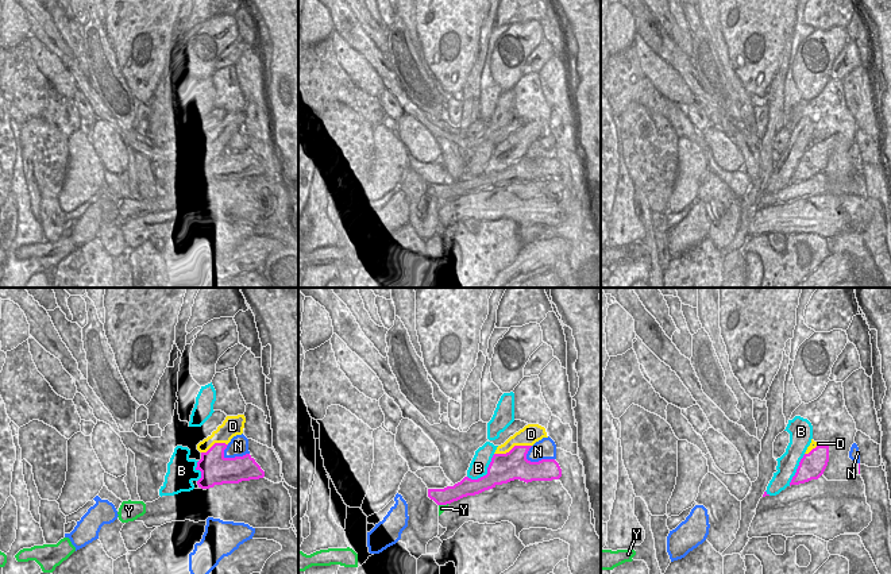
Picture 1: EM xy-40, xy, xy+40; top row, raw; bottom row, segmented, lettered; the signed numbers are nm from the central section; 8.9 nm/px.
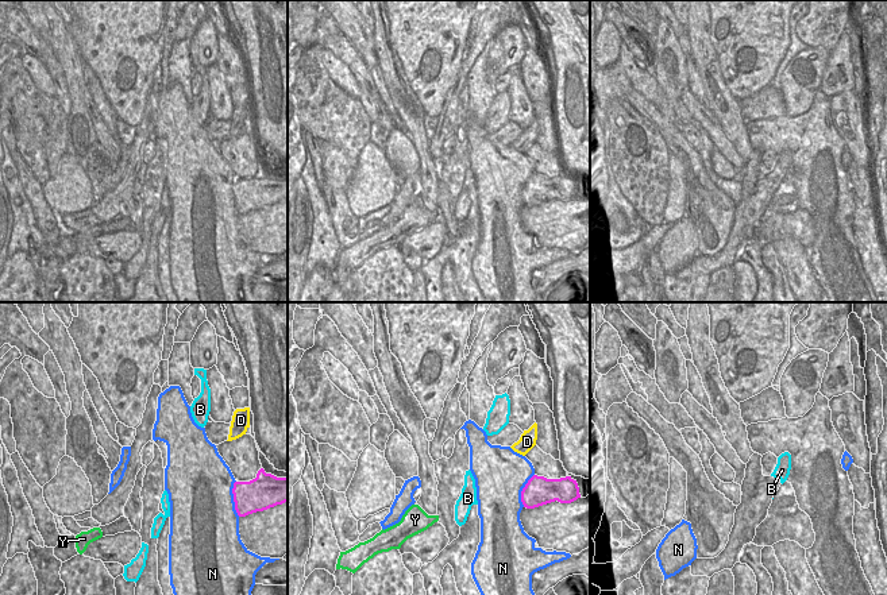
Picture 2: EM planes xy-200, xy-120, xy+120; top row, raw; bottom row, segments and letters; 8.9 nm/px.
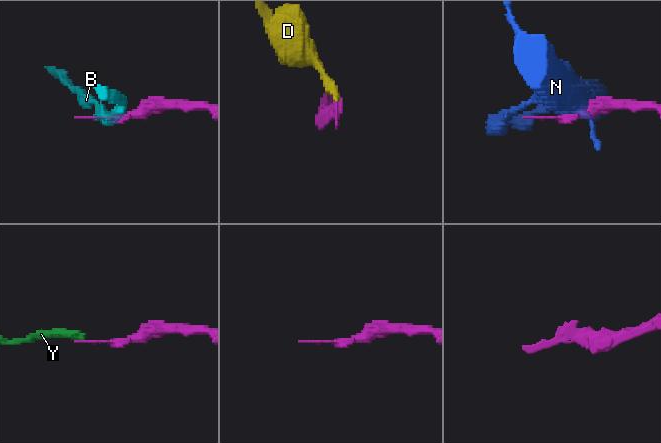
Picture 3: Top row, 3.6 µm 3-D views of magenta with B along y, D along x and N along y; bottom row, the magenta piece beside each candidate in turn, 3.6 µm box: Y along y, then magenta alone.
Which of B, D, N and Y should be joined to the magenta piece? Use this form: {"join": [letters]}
{"join": ["Y"]}

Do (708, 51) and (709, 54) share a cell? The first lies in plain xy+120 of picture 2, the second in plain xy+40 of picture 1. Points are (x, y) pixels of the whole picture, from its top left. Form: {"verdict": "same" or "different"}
{"verdict": "different"}

